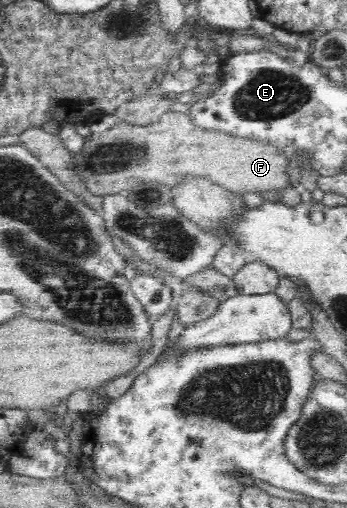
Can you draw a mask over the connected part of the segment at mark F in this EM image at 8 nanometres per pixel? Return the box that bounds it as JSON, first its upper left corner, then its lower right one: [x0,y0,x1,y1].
[73,111,294,197]

